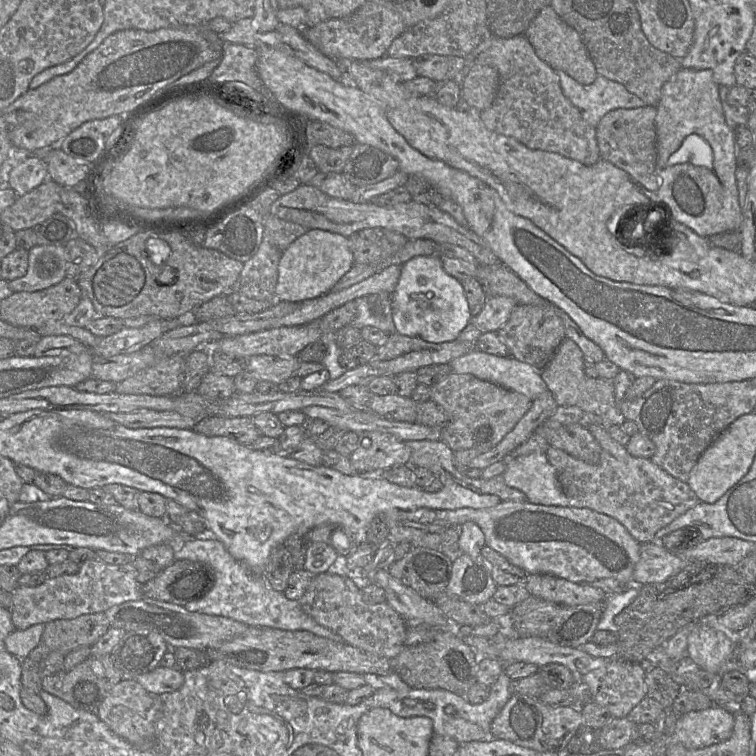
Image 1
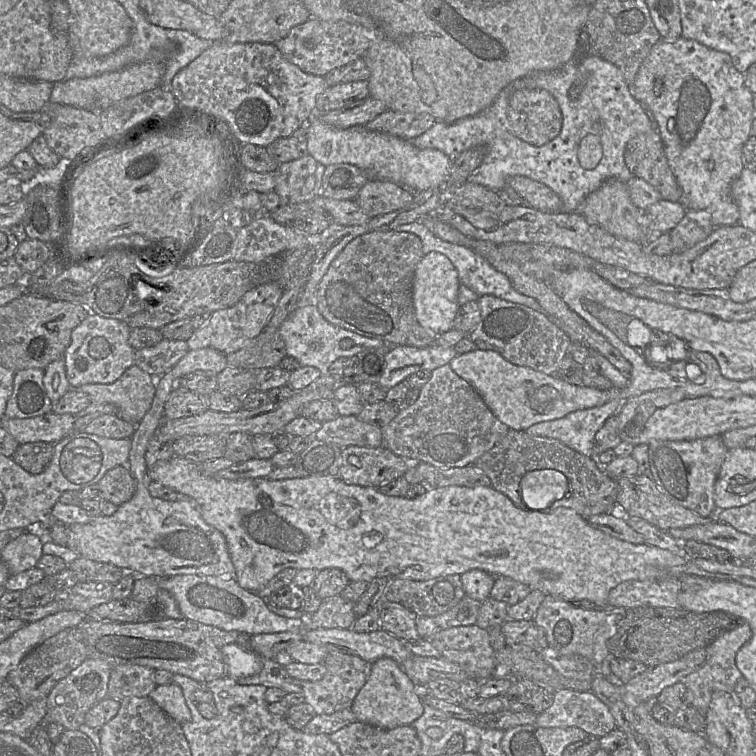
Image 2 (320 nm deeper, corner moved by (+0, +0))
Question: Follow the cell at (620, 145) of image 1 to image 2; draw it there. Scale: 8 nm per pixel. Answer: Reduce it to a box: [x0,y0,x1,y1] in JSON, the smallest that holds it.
[624,128,682,203]

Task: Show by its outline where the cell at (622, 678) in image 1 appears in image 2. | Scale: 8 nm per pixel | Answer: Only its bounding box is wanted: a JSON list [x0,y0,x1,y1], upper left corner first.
[535,688,616,738]

